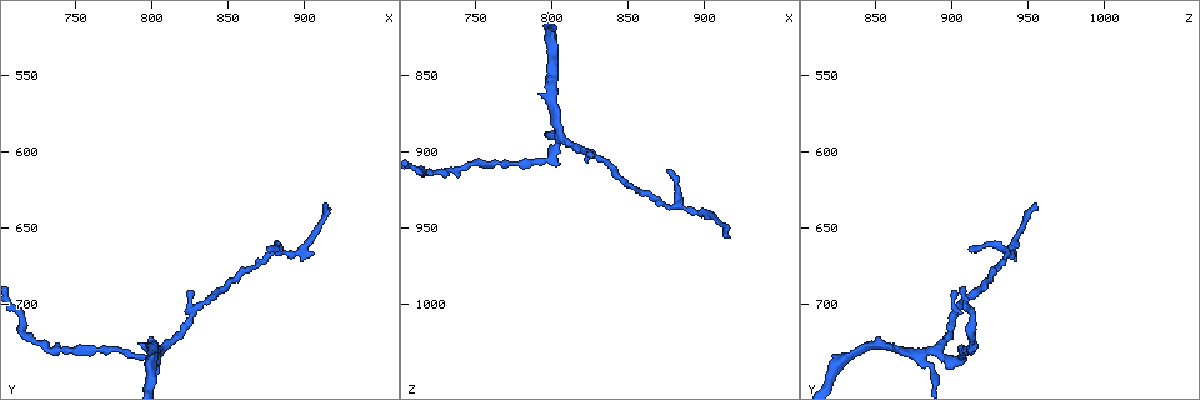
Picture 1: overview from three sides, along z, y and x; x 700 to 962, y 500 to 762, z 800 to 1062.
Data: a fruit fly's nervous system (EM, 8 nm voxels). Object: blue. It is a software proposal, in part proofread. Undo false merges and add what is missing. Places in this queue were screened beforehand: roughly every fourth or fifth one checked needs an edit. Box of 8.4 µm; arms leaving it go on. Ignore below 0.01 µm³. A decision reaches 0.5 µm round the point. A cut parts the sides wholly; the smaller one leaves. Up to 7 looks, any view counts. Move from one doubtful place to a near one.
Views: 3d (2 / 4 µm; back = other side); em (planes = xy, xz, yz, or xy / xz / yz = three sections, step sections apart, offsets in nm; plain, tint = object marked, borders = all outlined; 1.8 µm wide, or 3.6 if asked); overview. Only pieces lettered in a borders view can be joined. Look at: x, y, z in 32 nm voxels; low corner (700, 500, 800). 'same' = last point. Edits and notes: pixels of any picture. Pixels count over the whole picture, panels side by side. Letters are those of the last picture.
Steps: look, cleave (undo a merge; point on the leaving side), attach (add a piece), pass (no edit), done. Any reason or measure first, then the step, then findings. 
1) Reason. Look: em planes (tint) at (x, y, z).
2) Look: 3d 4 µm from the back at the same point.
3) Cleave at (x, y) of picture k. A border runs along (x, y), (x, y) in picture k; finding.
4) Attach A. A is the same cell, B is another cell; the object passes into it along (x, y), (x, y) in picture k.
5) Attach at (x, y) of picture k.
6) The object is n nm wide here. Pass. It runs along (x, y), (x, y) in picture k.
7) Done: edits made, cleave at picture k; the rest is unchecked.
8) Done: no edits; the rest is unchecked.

Thin end. Look: em planes (plain) at (914, 634, 956).

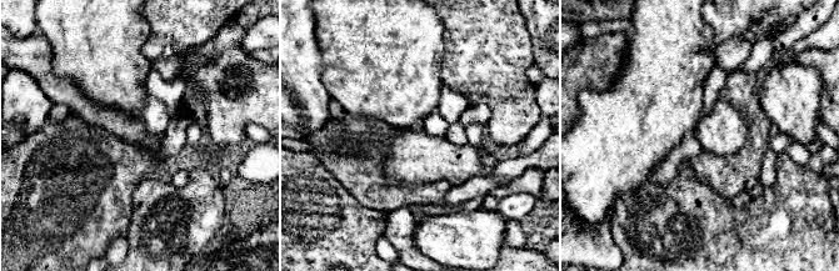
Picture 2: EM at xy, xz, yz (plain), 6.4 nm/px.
What lies round it. Look: em planes (borders) at the same point.

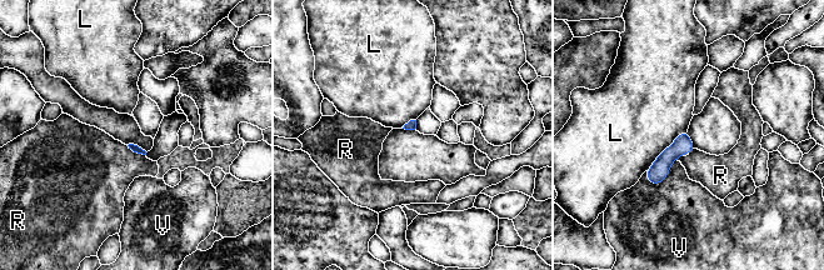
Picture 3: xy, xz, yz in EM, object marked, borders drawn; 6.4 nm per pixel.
Pass. L, R and V are other cells; it runs along (685, 134), (683, 143), (652, 179) in picture 3; none of them fits.

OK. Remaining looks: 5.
An open end. Look: em planes (borders) at (876, 664, 912).

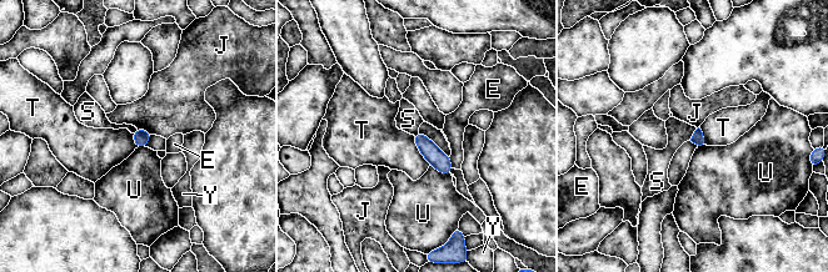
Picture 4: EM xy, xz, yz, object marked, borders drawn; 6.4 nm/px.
The longest contact is with T, 240 nm. Pass. E, J, S, T, U and Y are other cells; a border runs along (412, 135), (418, 151), (430, 165) in picture 4; none of them fits.

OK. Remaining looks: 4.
Thin end. Look: 3d 2 µm at (824, 692, 900).

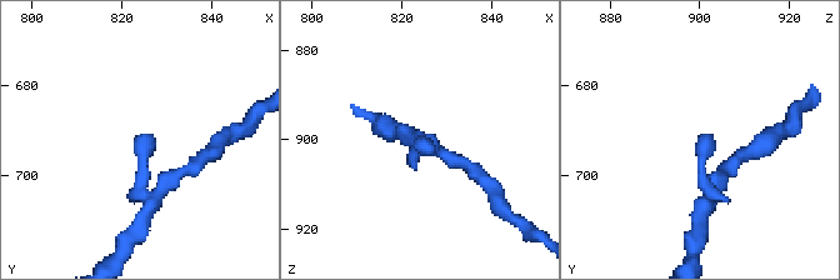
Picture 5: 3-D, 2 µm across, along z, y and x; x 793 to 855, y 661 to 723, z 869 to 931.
Look: em 3.6 µm planes (borders) at (823, 691, 899).

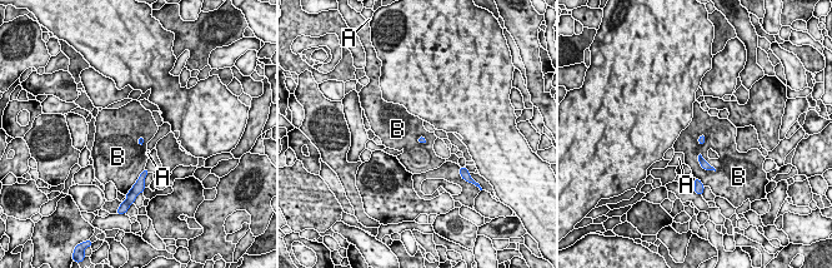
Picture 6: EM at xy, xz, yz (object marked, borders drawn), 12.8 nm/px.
The longest contact is with B, 320 nm. Pass. A and B are other cells; a border runs along (697, 155), (700, 154), (716, 170) in picture 6; no lettered piece goes on from it.

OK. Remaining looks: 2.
Done: no edits; the rest is unchecked.

